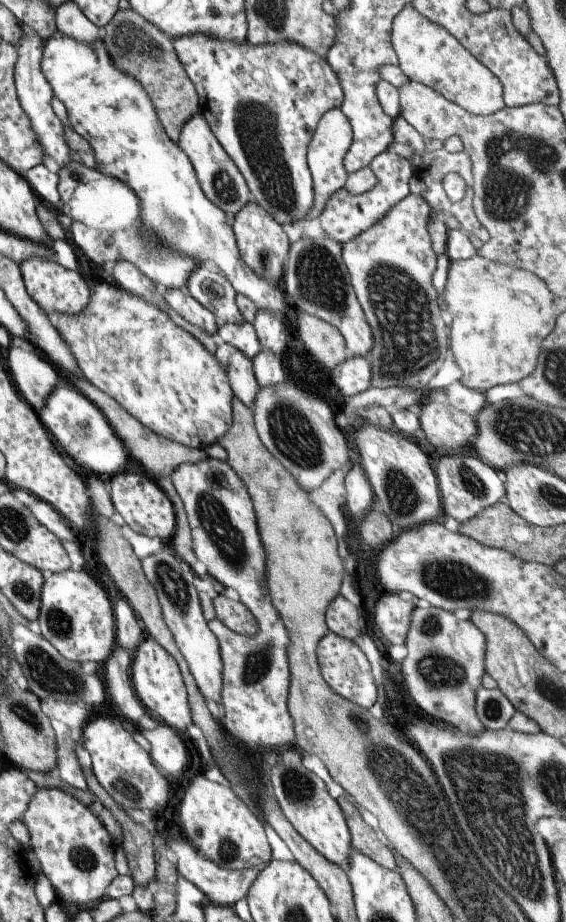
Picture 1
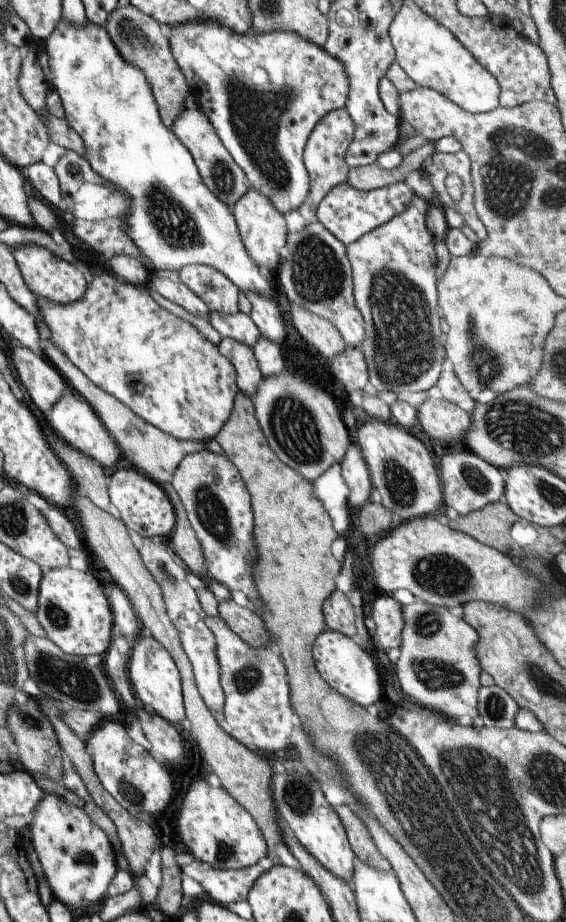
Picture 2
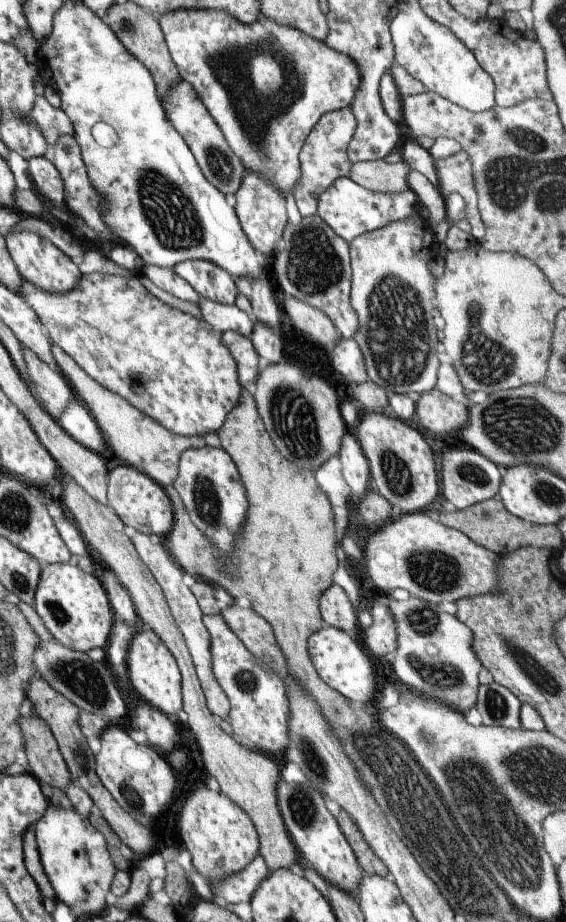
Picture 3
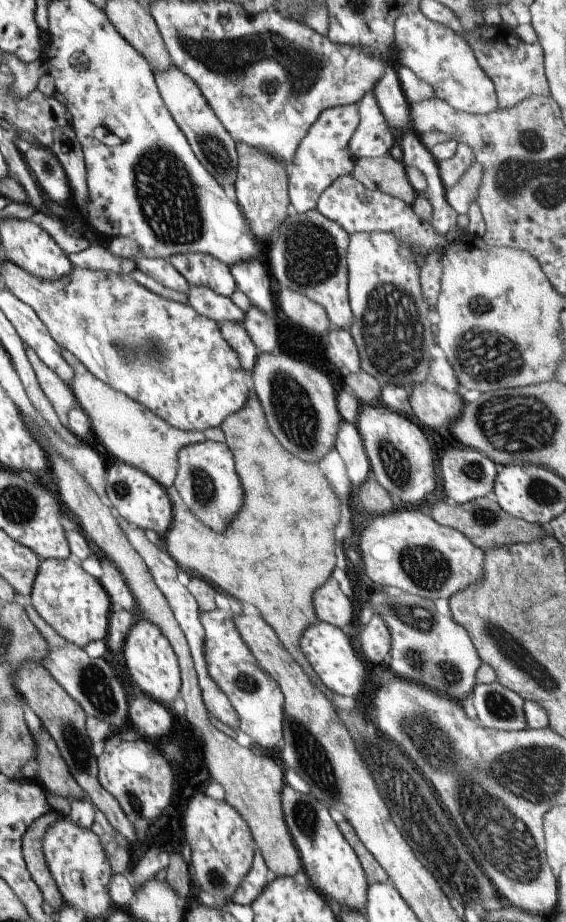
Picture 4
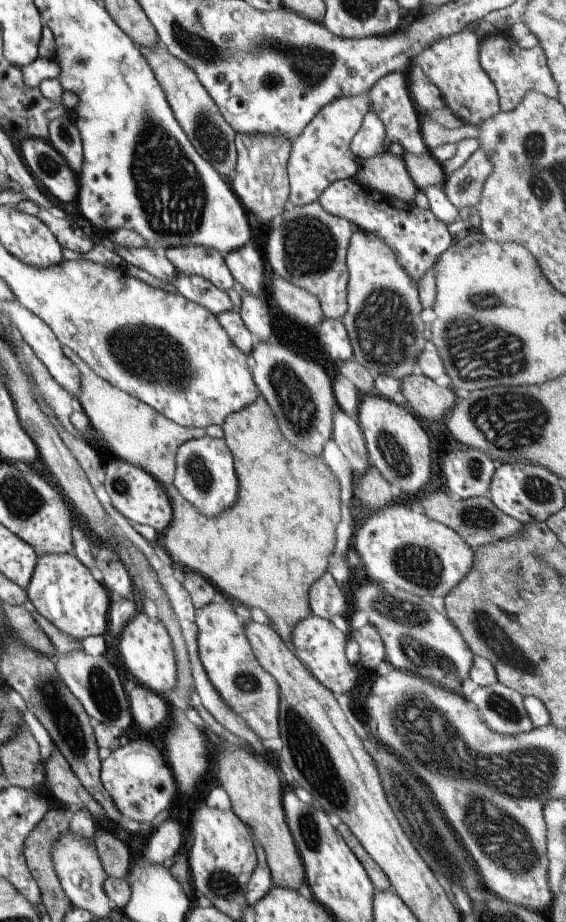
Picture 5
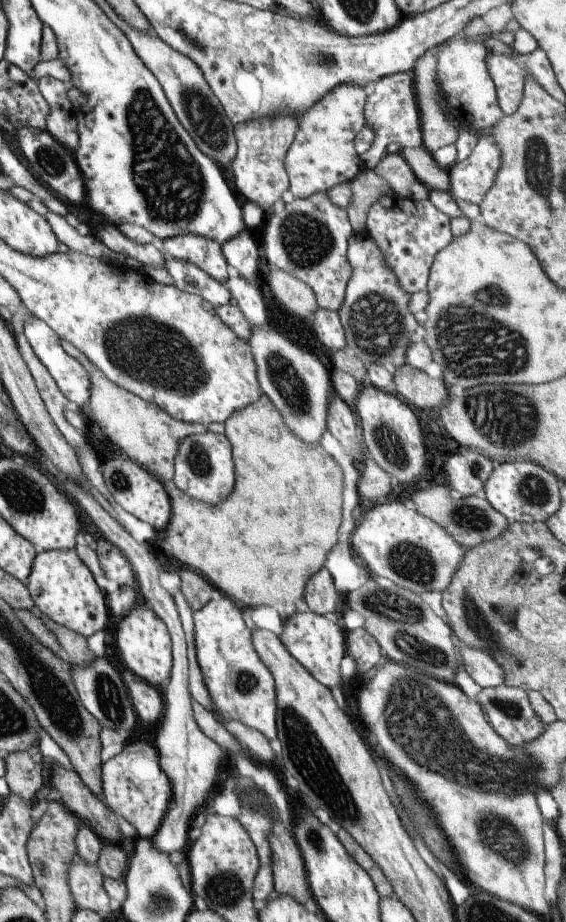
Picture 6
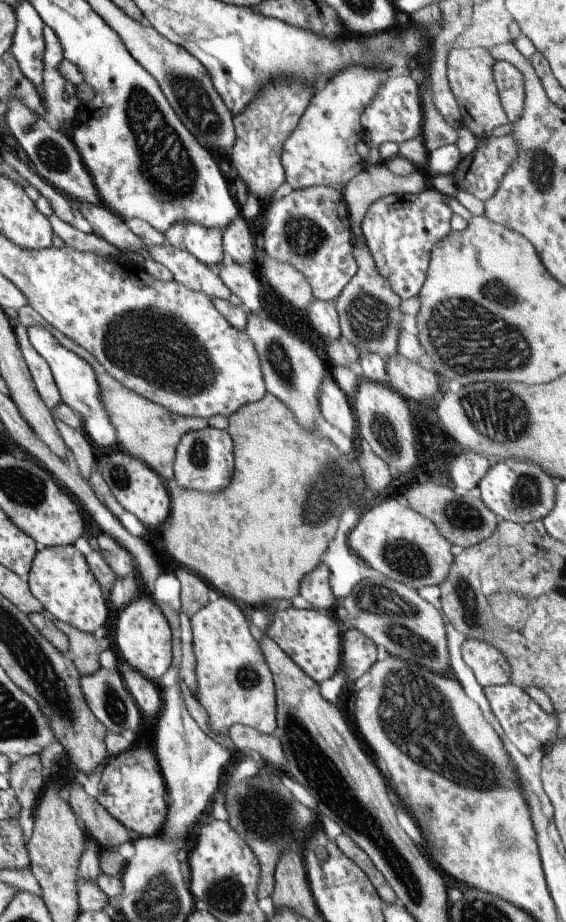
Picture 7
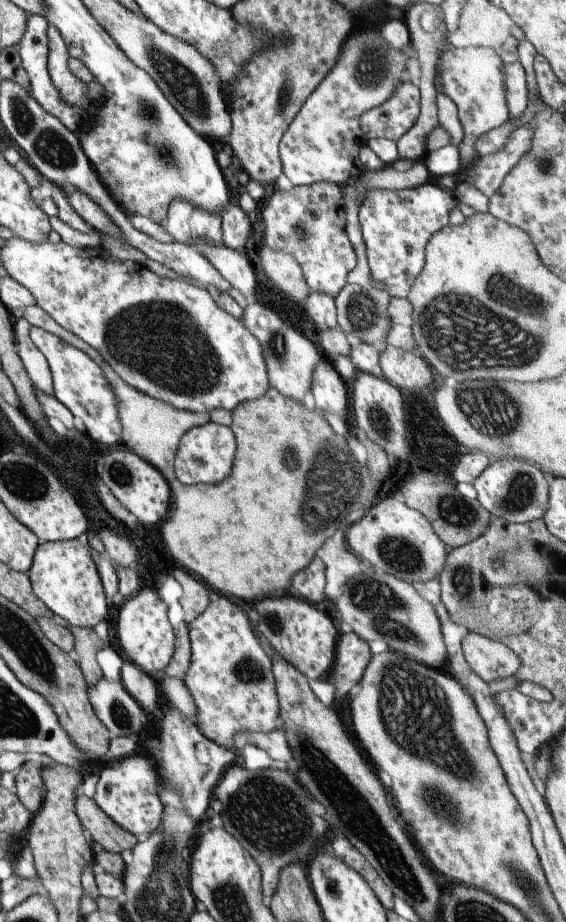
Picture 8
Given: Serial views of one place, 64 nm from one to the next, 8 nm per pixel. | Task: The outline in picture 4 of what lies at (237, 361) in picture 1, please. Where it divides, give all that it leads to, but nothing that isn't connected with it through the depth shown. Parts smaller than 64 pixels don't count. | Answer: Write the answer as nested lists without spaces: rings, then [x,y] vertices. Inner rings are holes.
[[[226,321],[220,326],[225,341],[235,350],[239,356],[242,368],[251,374],[255,365],[258,348],[250,338],[249,332],[242,323]]]

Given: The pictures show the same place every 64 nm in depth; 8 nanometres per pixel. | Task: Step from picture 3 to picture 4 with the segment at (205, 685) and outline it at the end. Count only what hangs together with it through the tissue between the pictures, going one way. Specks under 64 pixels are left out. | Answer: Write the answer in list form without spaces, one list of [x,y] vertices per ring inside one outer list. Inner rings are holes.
[[[116,514],[118,524],[124,531],[126,538],[130,541],[132,548],[142,557],[145,562],[147,569],[153,577],[153,581],[156,586],[162,591],[162,594],[166,597],[169,607],[172,609],[173,615],[180,625],[184,636],[186,637],[189,649],[191,650],[193,665],[196,671],[197,681],[201,690],[201,695],[207,708],[207,712],[210,712],[212,716],[216,716],[218,720],[224,722],[233,728],[234,730],[240,730],[239,723],[241,720],[237,716],[237,712],[233,709],[232,704],[228,700],[228,697],[220,690],[220,687],[212,680],[207,669],[207,660],[205,653],[203,652],[203,646],[205,641],[205,632],[200,622],[199,616],[201,610],[199,609],[196,599],[193,594],[178,581],[178,572],[180,571],[179,566],[175,563],[175,560],[168,554],[167,549],[164,546],[156,546],[152,544],[146,533],[129,522],[126,522],[120,515]]]

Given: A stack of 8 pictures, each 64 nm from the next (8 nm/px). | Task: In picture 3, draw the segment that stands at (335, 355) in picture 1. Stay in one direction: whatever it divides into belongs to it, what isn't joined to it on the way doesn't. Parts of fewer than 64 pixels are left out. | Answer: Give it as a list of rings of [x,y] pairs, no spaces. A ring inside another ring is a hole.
[[[285,295],[283,304],[290,322],[330,353],[342,336],[336,331],[334,323],[326,313],[294,296]]]

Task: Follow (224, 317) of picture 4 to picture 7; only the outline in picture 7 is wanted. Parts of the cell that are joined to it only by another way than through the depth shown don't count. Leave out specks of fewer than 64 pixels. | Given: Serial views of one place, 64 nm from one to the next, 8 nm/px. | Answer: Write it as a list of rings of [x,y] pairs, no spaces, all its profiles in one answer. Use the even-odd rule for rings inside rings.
[[[164,244],[148,245],[148,256],[166,266],[178,284],[202,292],[208,298],[230,298],[230,289],[224,284],[217,270],[208,268],[187,250],[178,250]]]

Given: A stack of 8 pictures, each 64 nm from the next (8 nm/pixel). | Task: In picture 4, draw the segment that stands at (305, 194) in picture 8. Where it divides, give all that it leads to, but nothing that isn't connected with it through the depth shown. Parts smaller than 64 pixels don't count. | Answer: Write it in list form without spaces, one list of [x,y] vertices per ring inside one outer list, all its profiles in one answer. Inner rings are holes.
[[[317,208],[308,214],[288,216],[270,240],[264,260],[280,287],[306,294],[324,307],[332,326],[348,329],[353,321],[349,305],[349,270],[347,267],[347,230],[326,218]]]

